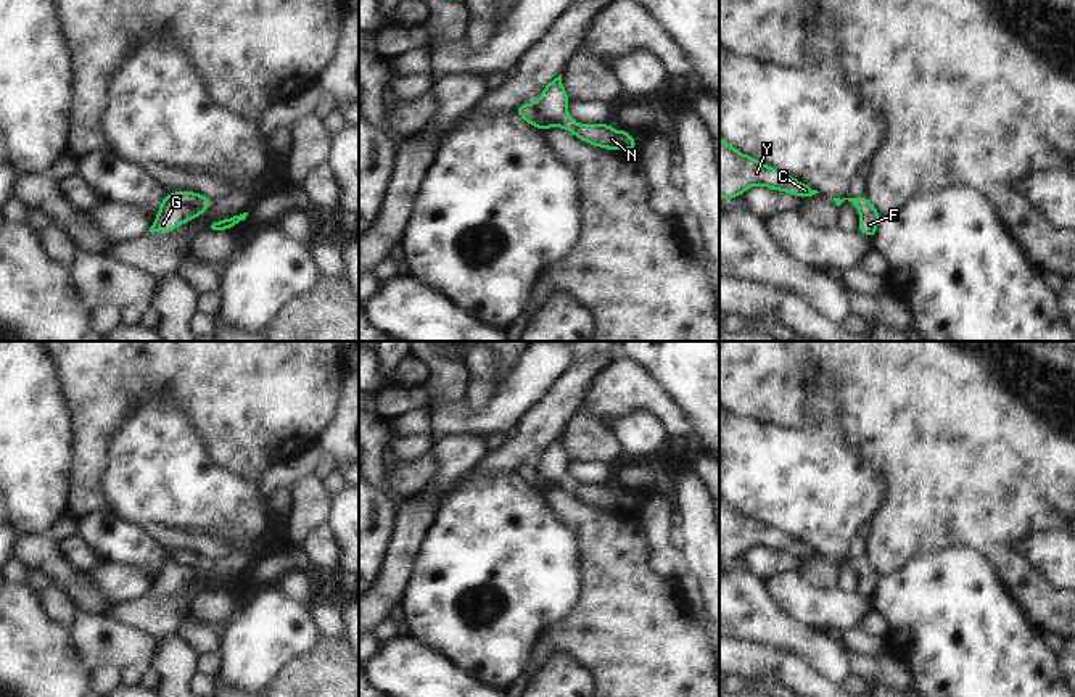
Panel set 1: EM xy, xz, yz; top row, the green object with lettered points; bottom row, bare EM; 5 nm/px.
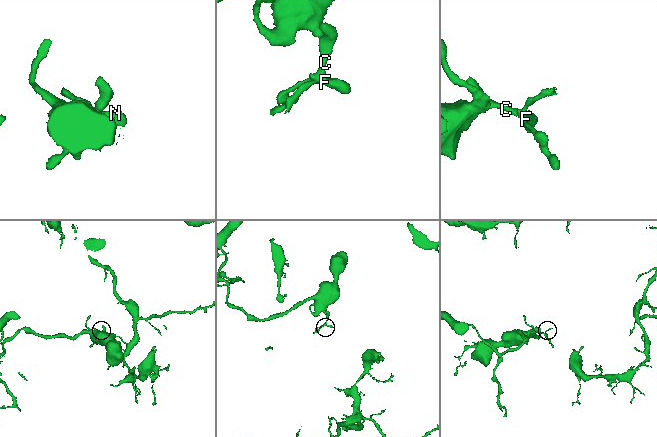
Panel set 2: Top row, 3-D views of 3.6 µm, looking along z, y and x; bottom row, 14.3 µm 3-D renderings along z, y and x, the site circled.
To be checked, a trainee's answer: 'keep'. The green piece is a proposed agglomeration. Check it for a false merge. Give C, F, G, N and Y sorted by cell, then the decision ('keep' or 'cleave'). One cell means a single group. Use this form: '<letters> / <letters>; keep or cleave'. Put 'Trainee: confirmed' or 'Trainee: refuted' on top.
Trainee: refuted
C Y / F G N; cleave

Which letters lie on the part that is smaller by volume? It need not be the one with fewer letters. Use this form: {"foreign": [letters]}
{"foreign": ["F", "G", "N"]}

